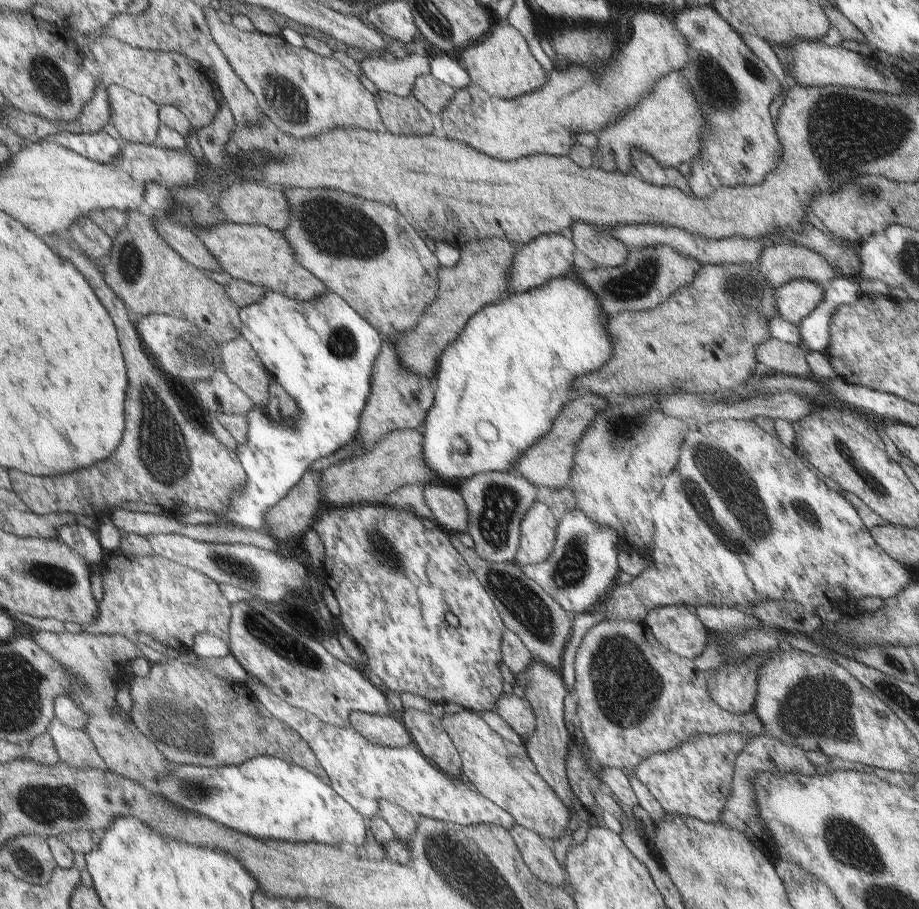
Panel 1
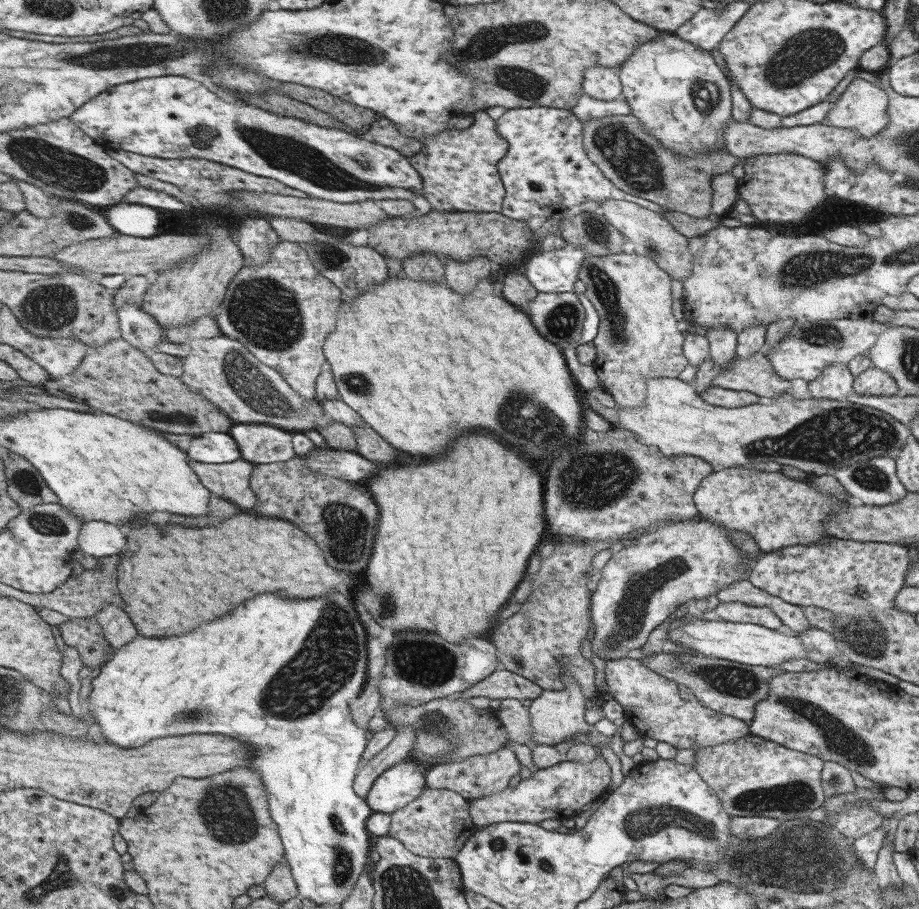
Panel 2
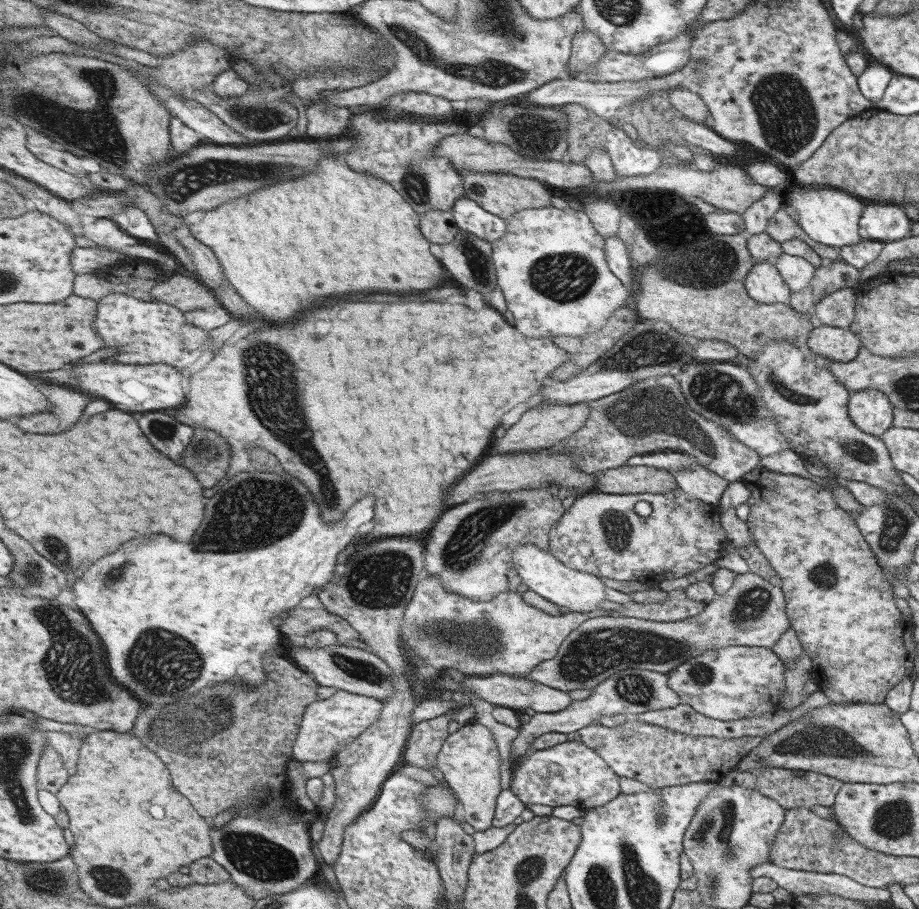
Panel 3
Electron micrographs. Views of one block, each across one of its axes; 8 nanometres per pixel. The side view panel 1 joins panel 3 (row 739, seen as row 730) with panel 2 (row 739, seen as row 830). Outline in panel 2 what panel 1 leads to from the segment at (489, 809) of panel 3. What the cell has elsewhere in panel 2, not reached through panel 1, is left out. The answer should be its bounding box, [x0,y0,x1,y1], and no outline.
[531,676,591,746]

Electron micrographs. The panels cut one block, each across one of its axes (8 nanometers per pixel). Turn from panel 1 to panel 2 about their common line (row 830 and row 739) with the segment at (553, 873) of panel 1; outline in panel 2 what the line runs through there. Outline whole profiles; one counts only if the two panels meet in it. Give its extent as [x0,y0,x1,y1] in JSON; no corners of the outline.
[497,698,531,746]

